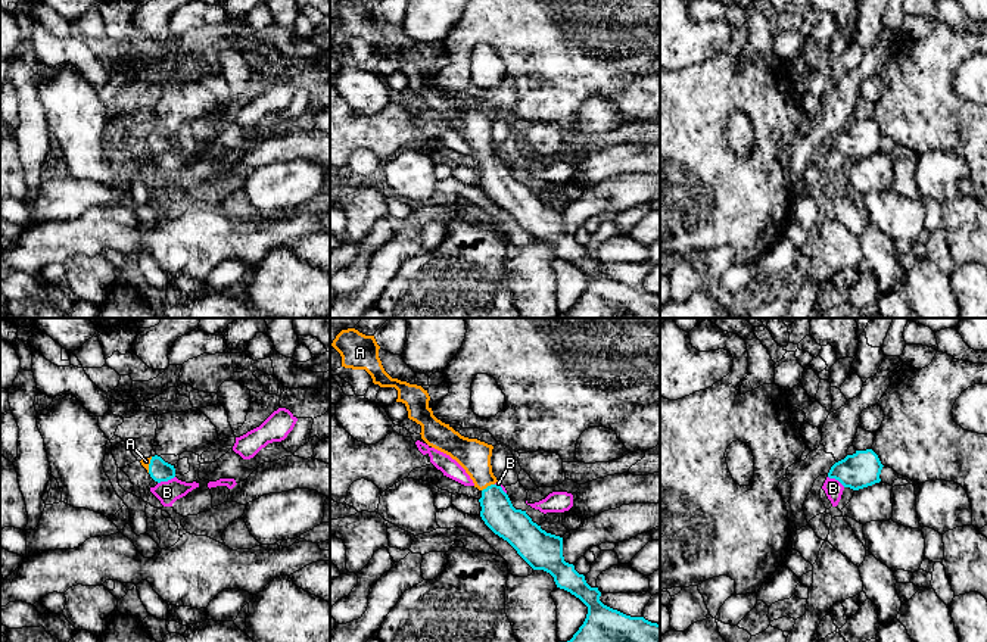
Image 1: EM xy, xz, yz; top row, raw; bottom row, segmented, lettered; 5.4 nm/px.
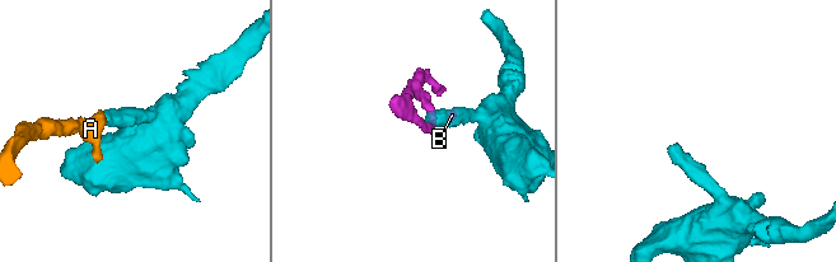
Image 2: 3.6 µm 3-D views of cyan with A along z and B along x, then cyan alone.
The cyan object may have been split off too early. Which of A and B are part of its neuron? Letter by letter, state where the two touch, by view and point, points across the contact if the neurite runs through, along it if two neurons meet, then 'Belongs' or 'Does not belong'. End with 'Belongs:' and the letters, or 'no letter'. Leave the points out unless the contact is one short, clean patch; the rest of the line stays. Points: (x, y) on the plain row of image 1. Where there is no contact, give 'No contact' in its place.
A: Touches cyan at xz (488, 156). Path across: xz (511, 195), (497, 180), (488, 156), (473, 125). Belongs
B: Touches cyan at xy (165, 150). Boundary: xy (174, 146), (158, 153). Does not belong
Belongs: A

